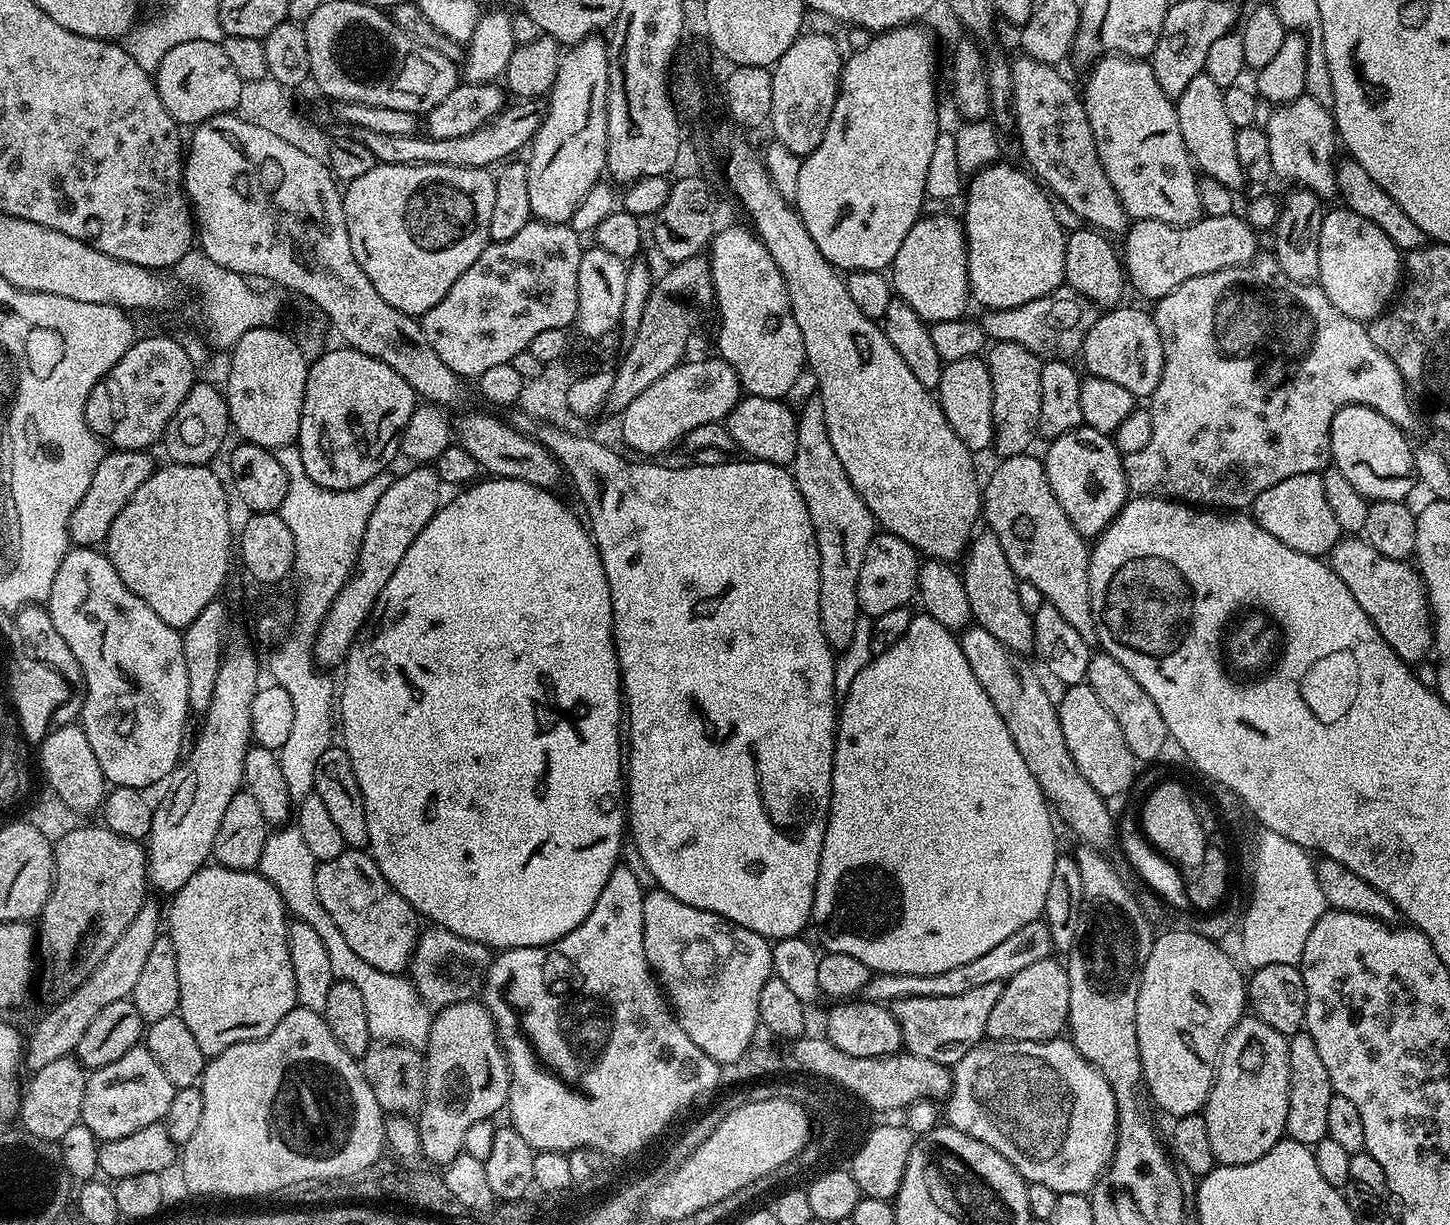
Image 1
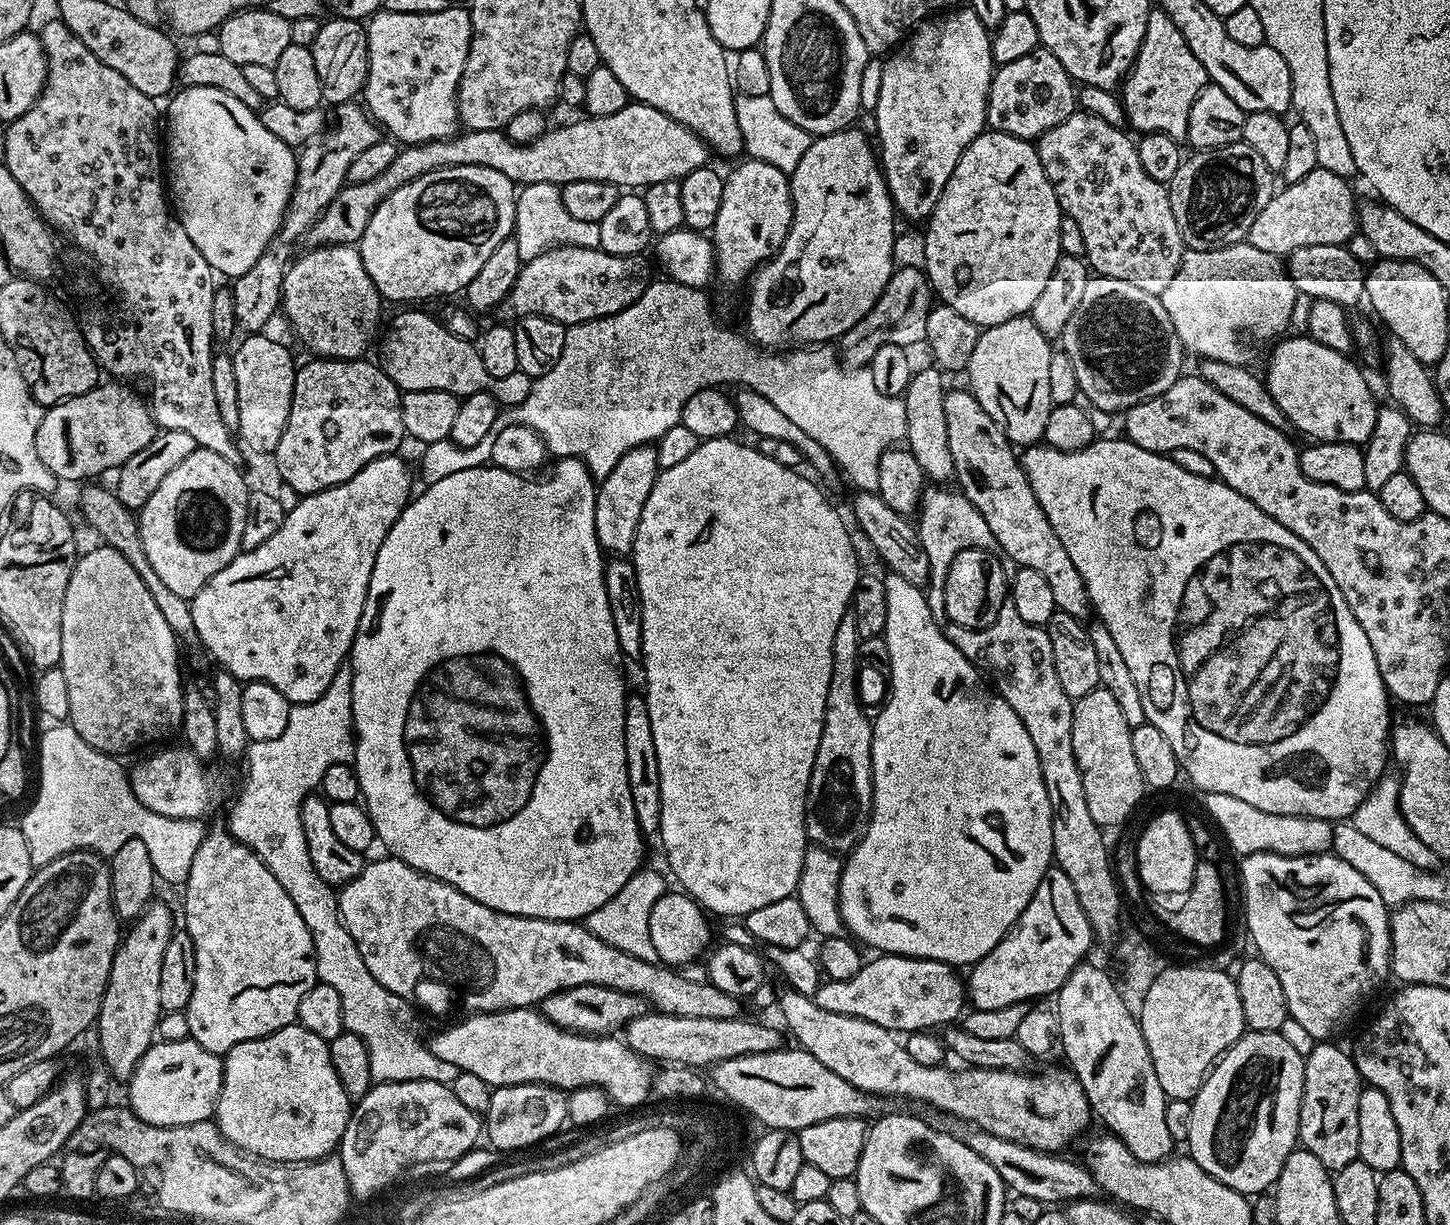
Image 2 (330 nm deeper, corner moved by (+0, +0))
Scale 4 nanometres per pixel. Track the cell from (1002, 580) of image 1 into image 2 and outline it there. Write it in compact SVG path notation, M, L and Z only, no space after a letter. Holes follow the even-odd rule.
M927 366L913 371L903 394L906 406L906 447L918 458L925 477L932 482L948 482L953 479L956 467L950 454L950 437L946 431L946 410L942 407L946 391L945 377L939 368Z

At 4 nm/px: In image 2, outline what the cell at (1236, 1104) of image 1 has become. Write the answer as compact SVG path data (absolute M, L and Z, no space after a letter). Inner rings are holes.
M1245 1031L1244 1035L1238 1038L1238 1042L1234 1042L1234 1046L1227 1048L1223 1056L1212 1065L1211 1072L1204 1079L1204 1085L1200 1087L1198 1094L1191 1099L1190 1134L1186 1141L1186 1147L1188 1147L1186 1148L1187 1155L1191 1156L1194 1162L1198 1162L1198 1166L1202 1166L1202 1170L1206 1170L1206 1174L1218 1178L1218 1182L1230 1186L1230 1190L1238 1190L1243 1196L1249 1198L1259 1197L1261 1194L1267 1193L1264 1192L1267 1188L1269 1191L1275 1185L1276 1179L1282 1174L1282 1166L1286 1162L1286 1158L1290 1153L1296 1151L1300 1139L1300 1107L1302 1106L1302 1090L1304 1089L1304 1056L1284 1035L1283 1031Z

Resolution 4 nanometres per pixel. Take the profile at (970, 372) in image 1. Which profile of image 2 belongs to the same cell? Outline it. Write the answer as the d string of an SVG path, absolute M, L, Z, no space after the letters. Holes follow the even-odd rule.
M1031 315L1019 316L1018 318L1010 318L1010 322L998 322L998 326L990 326L983 329L978 338L978 346L974 346L974 354L970 357L966 369L967 387L974 394L974 398L978 398L978 402L982 402L982 410L986 410L986 414L990 414L990 418L994 418L994 422L1006 434L1006 438L1013 444L1013 446L1032 446L1037 442L1043 441L1044 431L1046 430L1046 422L1050 418L1053 410L1053 402L1050 398L1050 358L1054 351L1053 341L1038 330L1038 326L1034 326Z

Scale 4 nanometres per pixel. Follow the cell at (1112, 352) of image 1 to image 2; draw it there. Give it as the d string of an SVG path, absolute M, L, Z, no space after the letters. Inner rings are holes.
M1095 274L1089 275L1086 282L1086 290L1082 293L1082 298L1078 302L1078 310L1074 310L1070 322L1066 322L1066 330L1062 337L1062 351L1070 358L1070 362L1074 366L1074 370L1078 374L1078 386L1082 393L1083 399L1088 399L1087 403L1093 409L1101 408L1104 412L1123 413L1125 410L1132 408L1138 402L1154 398L1158 394L1162 394L1162 390L1170 390L1170 386L1174 386L1174 382L1180 379L1184 368L1184 356L1186 357L1186 349L1184 343L1178 338L1178 334L1174 330L1174 322L1170 322L1170 314L1166 314L1166 306L1162 306L1159 296L1150 294L1147 290L1142 290L1139 286L1133 286L1130 282L1122 282L1122 278L1106 278Z

